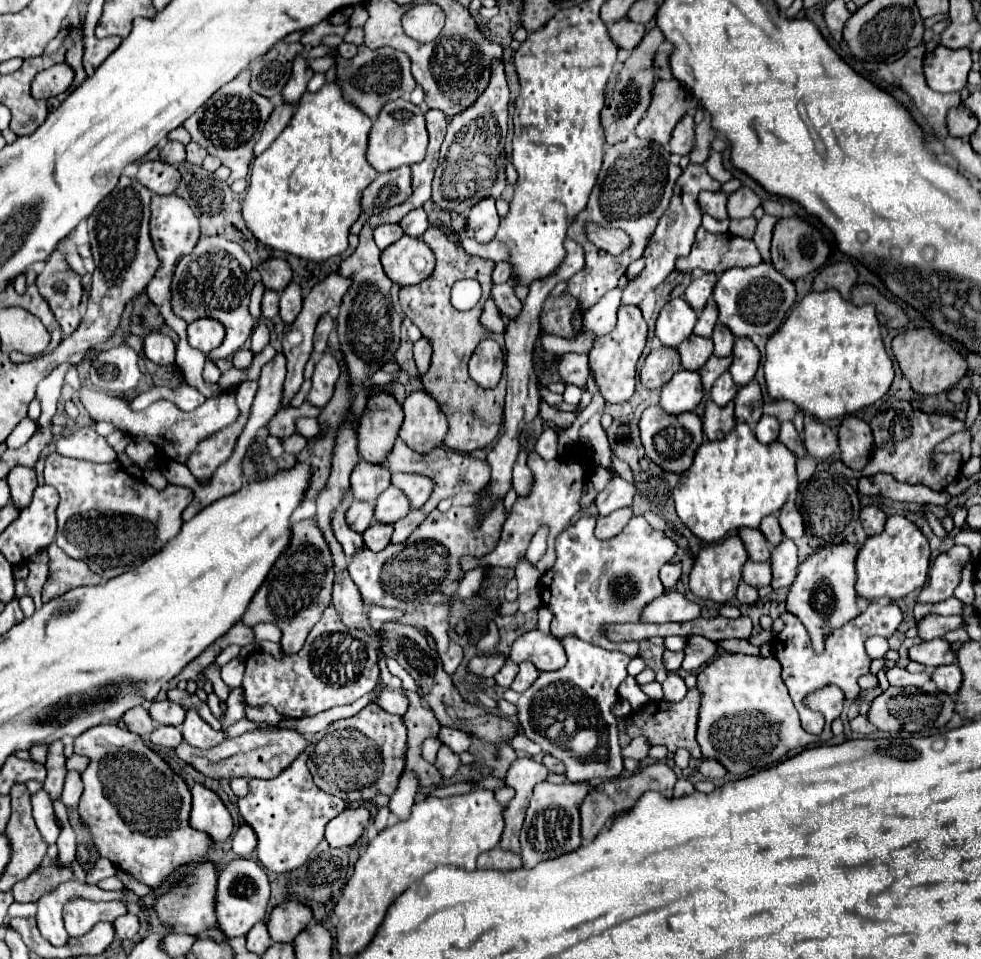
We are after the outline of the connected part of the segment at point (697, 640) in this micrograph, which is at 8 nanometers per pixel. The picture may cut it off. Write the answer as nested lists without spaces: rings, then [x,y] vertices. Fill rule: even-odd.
[[[692,635],[688,637],[688,643],[684,647],[684,663],[682,669],[684,671],[696,671],[700,669],[717,650],[717,644],[706,639],[706,637],[698,637]]]

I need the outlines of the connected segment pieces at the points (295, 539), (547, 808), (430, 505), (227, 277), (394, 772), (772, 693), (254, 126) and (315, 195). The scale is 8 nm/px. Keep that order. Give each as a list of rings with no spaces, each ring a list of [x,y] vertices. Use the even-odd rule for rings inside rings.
[[[304,519],[292,525],[292,543],[284,551],[276,565],[270,569],[264,585],[252,597],[242,621],[254,627],[260,621],[274,621],[282,629],[282,649],[286,653],[298,653],[304,645],[310,629],[320,621],[322,611],[330,603],[334,581],[334,567],[328,543],[316,525],[316,519]]]
[[[539,783],[533,790],[533,795],[528,806],[528,813],[540,807],[540,819],[524,819],[522,831],[520,831],[520,851],[522,851],[522,867],[532,869],[540,861],[560,857],[564,853],[570,853],[582,845],[580,837],[580,805],[584,797],[588,795],[588,789],[592,789],[592,783]]]
[[[396,439],[396,445],[392,447],[392,453],[388,453],[388,469],[392,473],[396,471],[402,471],[402,473],[420,473],[420,475],[426,475],[434,481],[434,493],[432,497],[426,501],[424,507],[416,509],[416,511],[410,511],[404,519],[396,521],[394,523],[394,535],[392,535],[392,543],[402,543],[426,517],[428,513],[432,513],[432,509],[436,509],[436,505],[446,499],[446,497],[454,497],[458,495],[460,491],[472,491],[472,493],[478,493],[484,489],[484,485],[488,485],[490,481],[490,469],[488,469],[488,463],[486,461],[478,461],[478,459],[472,459],[468,455],[462,455],[462,453],[454,453],[454,451],[448,451],[444,447],[438,447],[434,449],[432,453],[428,455],[420,455],[420,453],[414,453],[408,445],[404,445],[404,441]]]
[[[202,237],[194,251],[180,259],[174,271],[172,281],[172,311],[180,315],[186,323],[192,323],[200,317],[212,317],[220,321],[226,329],[224,343],[212,351],[212,359],[222,359],[234,355],[244,341],[252,335],[254,319],[248,313],[250,291],[254,287],[254,279],[250,277],[252,261],[240,245],[224,239],[224,237]]]
[[[368,705],[354,717],[336,721],[312,737],[308,745],[308,769],[320,789],[348,801],[374,799],[378,793],[392,795],[404,773],[406,739],[408,729],[400,715],[392,715],[378,705]]]
[[[722,653],[702,669],[696,685],[702,693],[696,735],[702,747],[702,757],[718,759],[734,775],[754,775],[782,761],[784,755],[792,749],[820,745],[820,741],[828,741],[832,737],[830,723],[842,713],[844,693],[838,687],[822,687],[808,697],[810,709],[820,711],[826,717],[824,731],[820,735],[810,735],[800,725],[798,713],[792,705],[788,689],[782,683],[780,671],[780,663],[774,657],[746,657],[740,653]],[[738,725],[740,735],[736,735]]]
[[[246,69],[244,73],[240,73],[240,77],[220,87],[204,103],[204,107],[200,107],[192,117],[184,121],[184,127],[192,135],[192,141],[202,145],[210,155],[216,155],[222,161],[222,165],[230,167],[232,175],[228,177],[228,183],[234,183],[248,175],[248,167],[254,159],[252,147],[258,141],[264,123],[274,109],[272,103],[266,97],[254,93],[248,83],[250,83],[250,71]]]
[[[324,83],[320,91],[304,93],[288,127],[252,163],[252,177],[242,203],[242,215],[256,239],[272,249],[280,249],[314,261],[340,255],[348,247],[350,225],[360,215],[362,191],[378,175],[376,169],[372,169],[366,161],[370,129],[370,117],[366,113],[360,113],[356,105],[348,105],[344,95],[340,93],[340,85]]]

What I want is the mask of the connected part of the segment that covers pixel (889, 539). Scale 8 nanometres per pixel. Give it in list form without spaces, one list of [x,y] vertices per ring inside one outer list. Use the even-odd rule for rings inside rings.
[[[892,515],[892,517],[888,517],[884,531],[880,535],[868,537],[858,553],[856,591],[858,591],[858,595],[862,595],[866,599],[906,597],[908,593],[922,589],[922,585],[928,579],[928,569],[930,569],[928,539],[912,521],[908,521],[902,515]]]

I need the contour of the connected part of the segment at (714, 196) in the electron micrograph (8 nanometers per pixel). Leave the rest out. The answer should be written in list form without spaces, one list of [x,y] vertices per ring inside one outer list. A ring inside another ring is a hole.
[[[702,191],[700,193],[700,203],[702,203],[702,209],[718,219],[718,221],[724,221],[728,219],[728,211],[726,211],[726,195],[722,191],[718,193],[710,193],[710,191]]]

